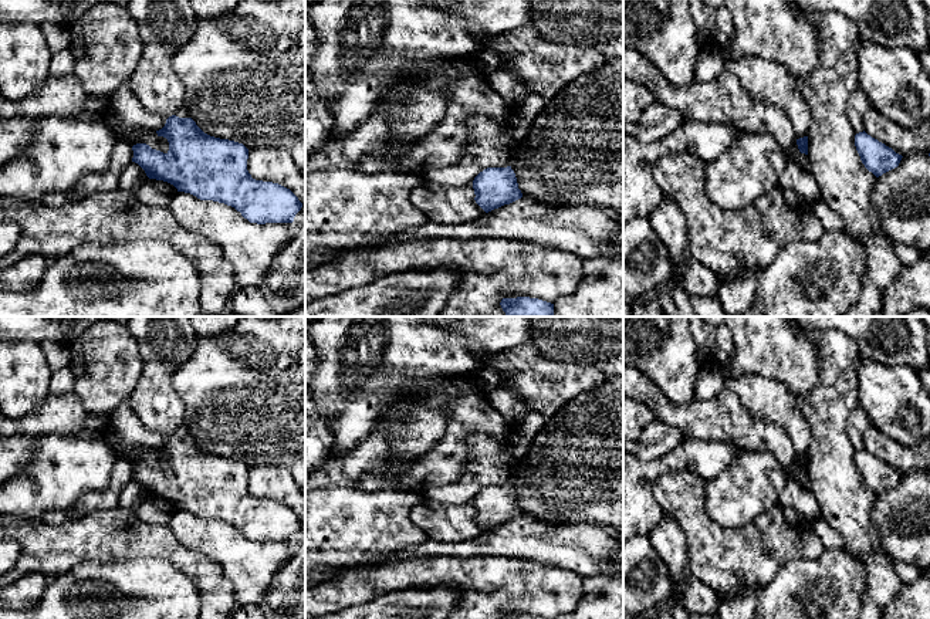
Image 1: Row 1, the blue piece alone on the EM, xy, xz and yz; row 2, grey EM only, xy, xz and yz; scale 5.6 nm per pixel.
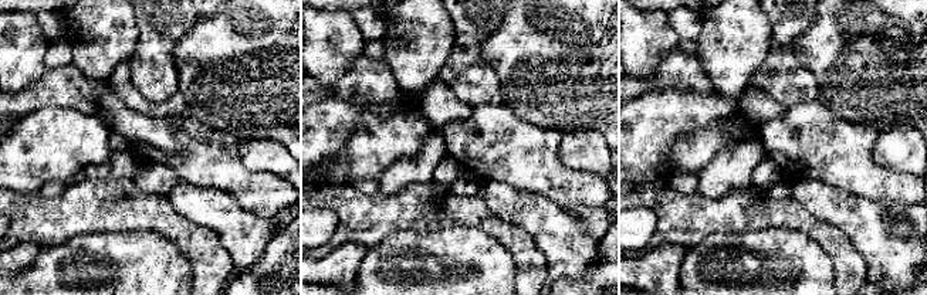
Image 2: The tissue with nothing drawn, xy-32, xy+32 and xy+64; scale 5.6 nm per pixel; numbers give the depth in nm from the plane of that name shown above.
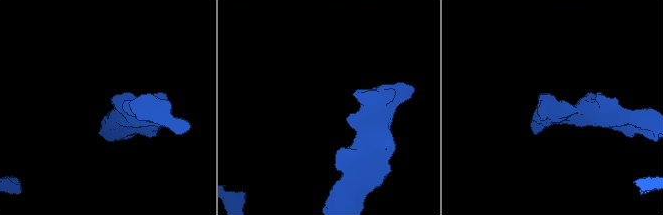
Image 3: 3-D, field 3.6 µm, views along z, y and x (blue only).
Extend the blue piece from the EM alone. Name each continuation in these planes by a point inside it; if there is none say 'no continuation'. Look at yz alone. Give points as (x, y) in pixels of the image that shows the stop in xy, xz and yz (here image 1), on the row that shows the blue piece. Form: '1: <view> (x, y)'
no continuation

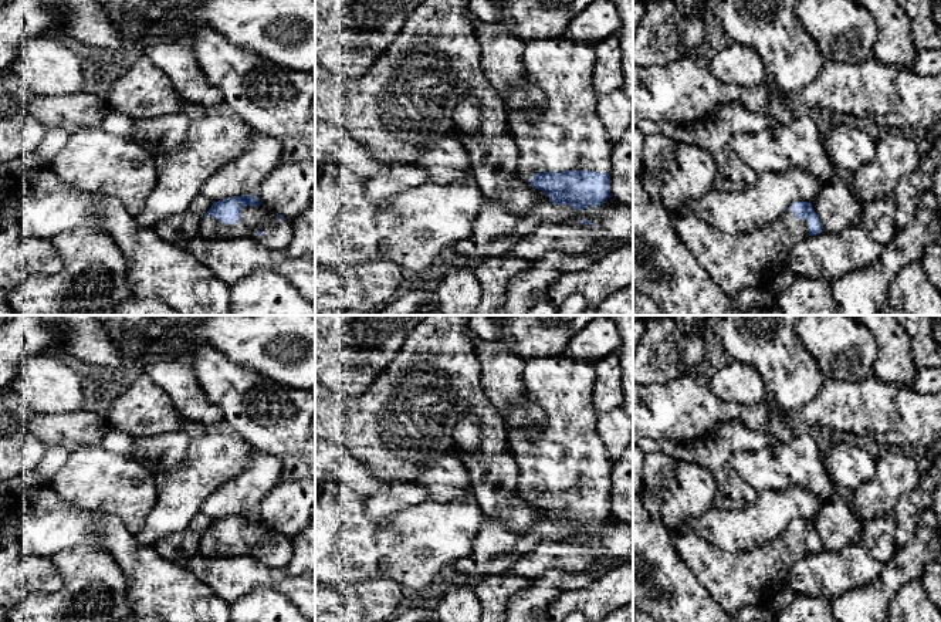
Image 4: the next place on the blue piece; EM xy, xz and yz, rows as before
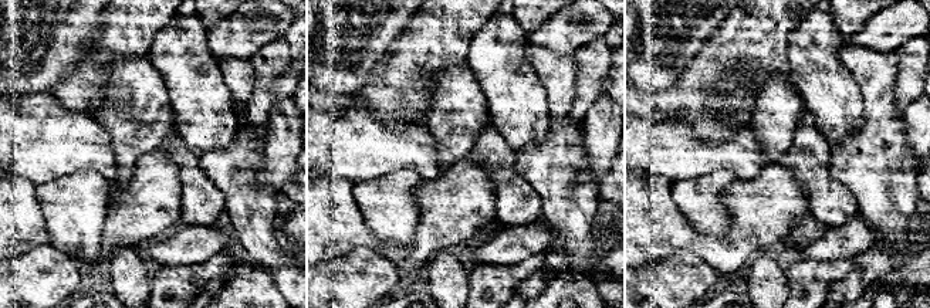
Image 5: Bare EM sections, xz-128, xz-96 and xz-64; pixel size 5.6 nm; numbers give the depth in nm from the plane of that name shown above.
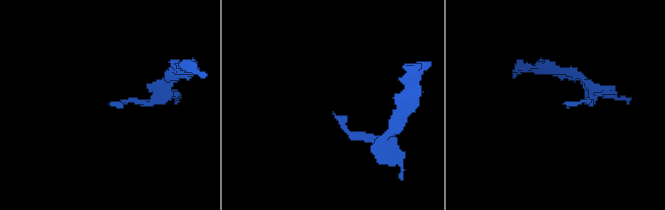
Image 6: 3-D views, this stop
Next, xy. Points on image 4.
1: xy (277, 235)

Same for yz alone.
1: yz (737, 262)

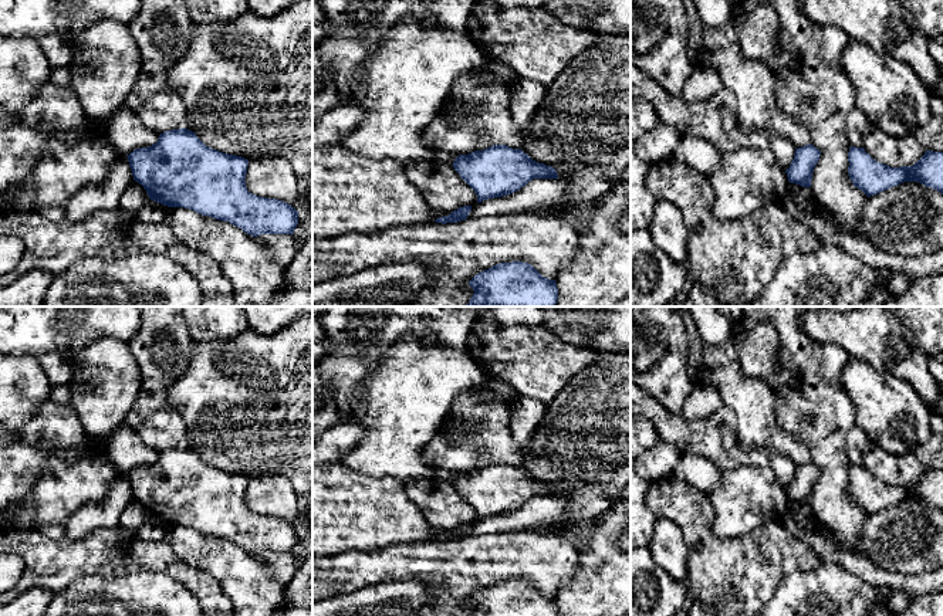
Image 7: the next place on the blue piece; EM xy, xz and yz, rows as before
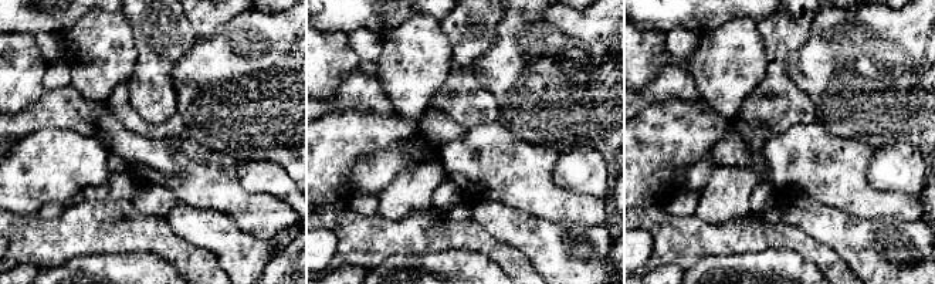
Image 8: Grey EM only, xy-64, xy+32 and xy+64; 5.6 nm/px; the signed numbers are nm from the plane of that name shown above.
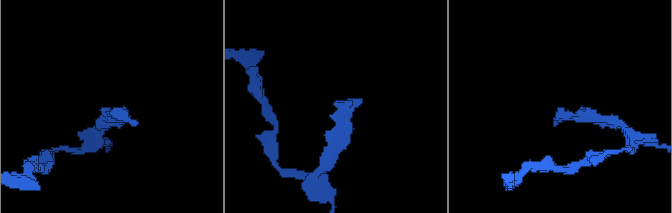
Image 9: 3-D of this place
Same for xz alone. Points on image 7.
no continuation

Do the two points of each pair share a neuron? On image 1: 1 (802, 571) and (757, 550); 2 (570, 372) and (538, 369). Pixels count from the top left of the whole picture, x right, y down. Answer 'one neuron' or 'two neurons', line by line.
1: two neurons
2: one neuron

